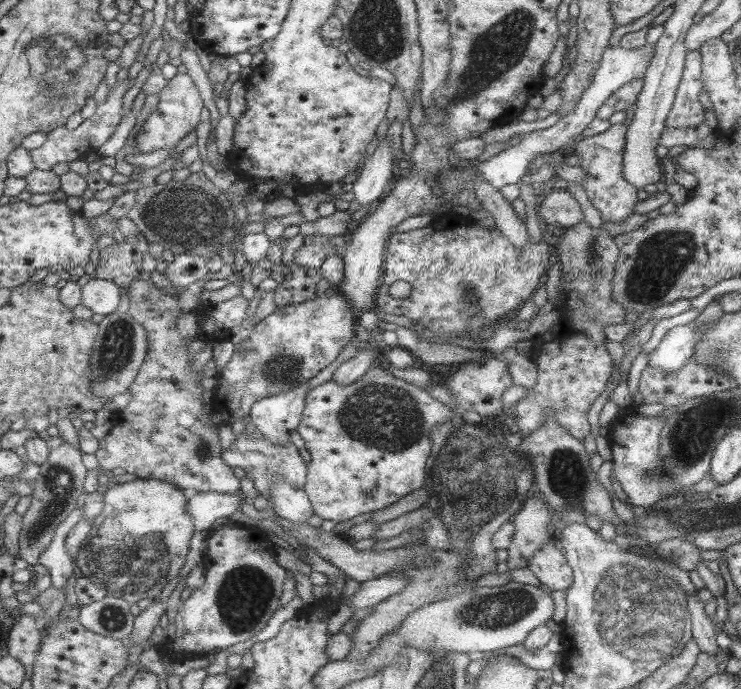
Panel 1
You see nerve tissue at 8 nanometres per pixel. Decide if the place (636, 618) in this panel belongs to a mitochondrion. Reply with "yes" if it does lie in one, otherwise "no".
yes

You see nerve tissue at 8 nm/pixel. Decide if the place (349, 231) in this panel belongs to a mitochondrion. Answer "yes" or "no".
no

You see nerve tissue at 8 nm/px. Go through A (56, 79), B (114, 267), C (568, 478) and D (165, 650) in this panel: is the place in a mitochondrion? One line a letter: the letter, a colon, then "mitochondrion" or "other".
A: mitochondrion
B: other
C: mitochondrion
D: other

